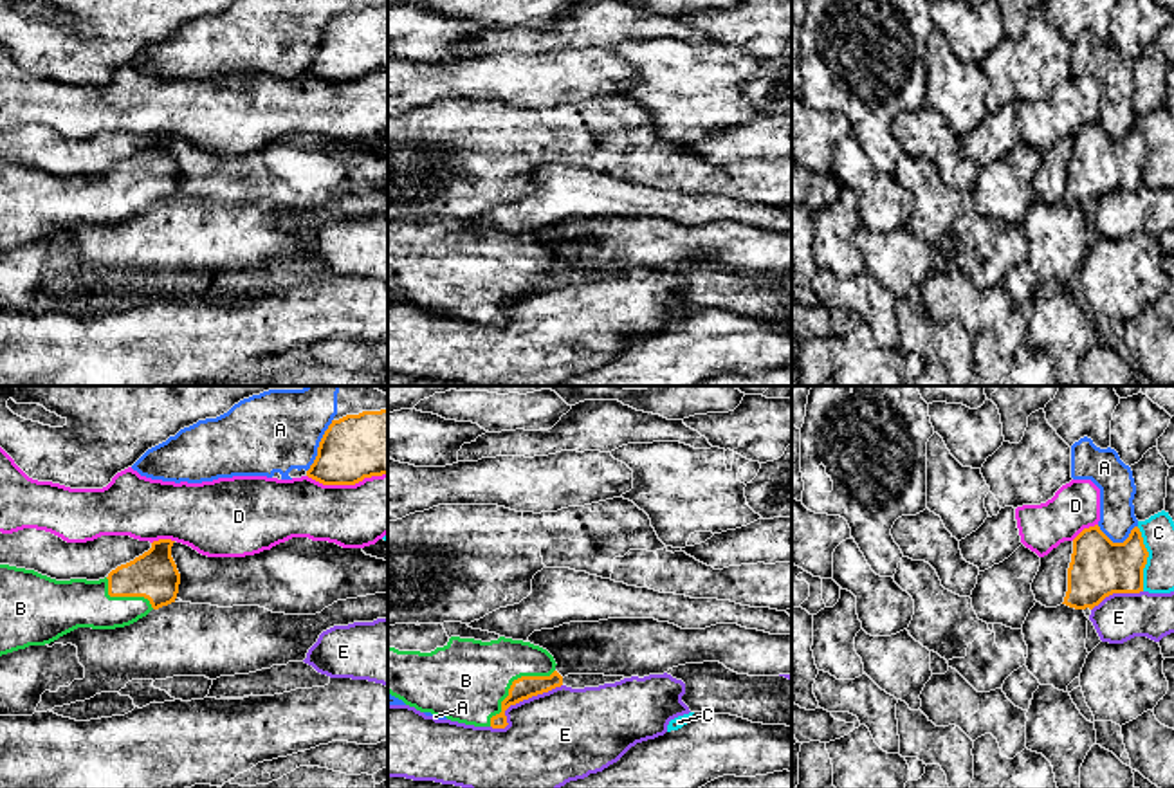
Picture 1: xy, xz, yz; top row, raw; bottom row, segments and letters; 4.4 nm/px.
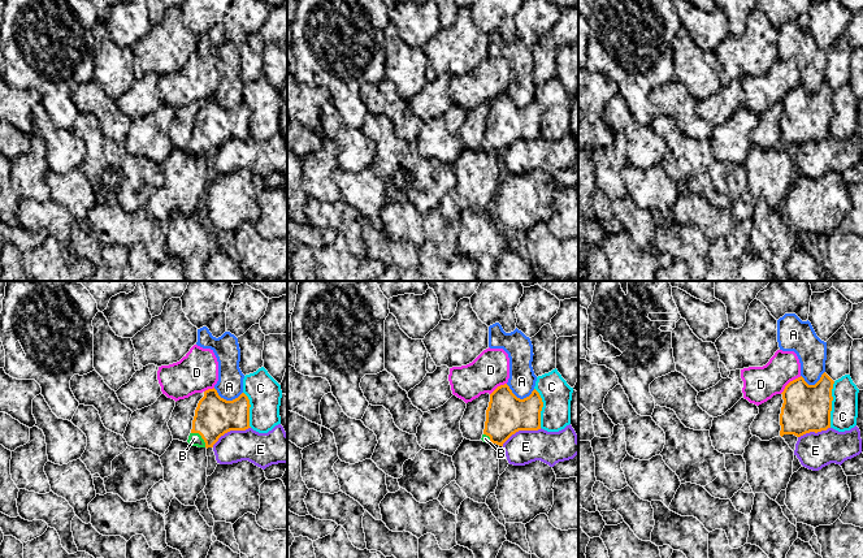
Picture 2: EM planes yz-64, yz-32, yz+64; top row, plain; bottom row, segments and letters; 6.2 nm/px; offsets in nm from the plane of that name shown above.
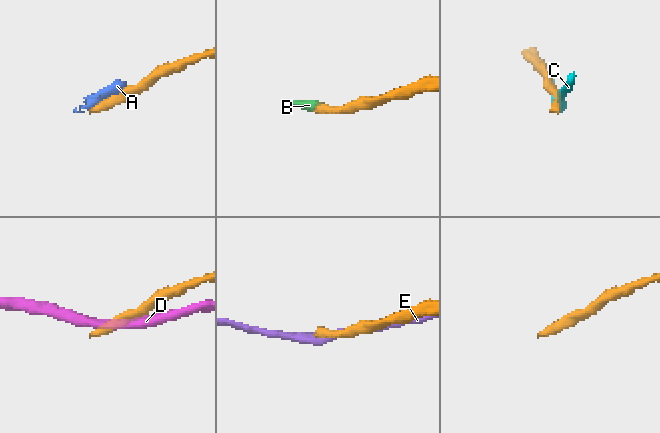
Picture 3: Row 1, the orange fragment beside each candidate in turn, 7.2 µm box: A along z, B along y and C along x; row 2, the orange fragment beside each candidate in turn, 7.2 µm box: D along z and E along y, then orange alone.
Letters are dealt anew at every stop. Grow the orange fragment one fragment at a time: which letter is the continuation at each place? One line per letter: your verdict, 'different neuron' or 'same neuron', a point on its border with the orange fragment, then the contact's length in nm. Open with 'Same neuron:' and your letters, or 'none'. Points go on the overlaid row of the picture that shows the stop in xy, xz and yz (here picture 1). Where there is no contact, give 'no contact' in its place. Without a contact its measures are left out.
Same neuron: B
A: different neuron | xy (320, 446) | 260 nm
B: same neuron | xz (513, 684) | 380 nm
C: different neuron | yz (1146, 559) | 280 nm
D: different neuron | xy (347, 484) | 360 nm
E: different neuron | xz (518, 702) | 380 nm

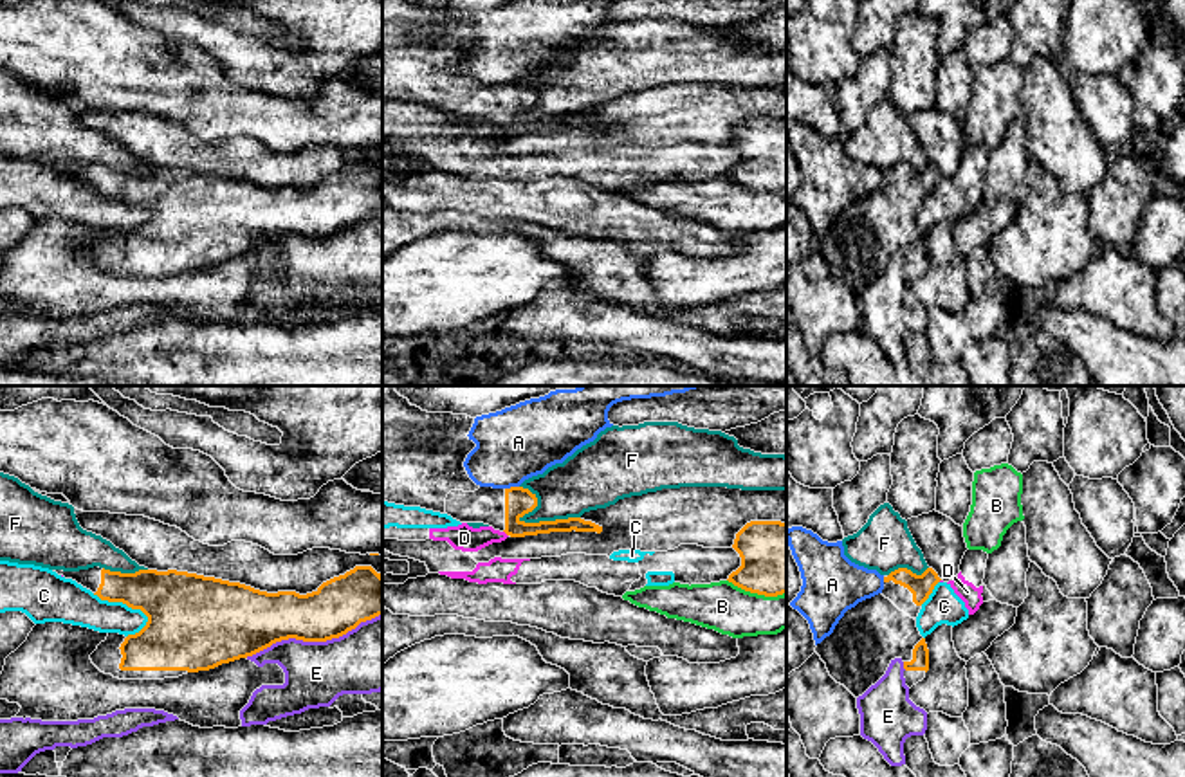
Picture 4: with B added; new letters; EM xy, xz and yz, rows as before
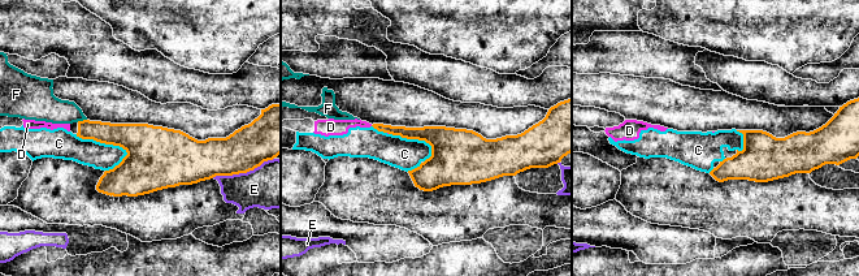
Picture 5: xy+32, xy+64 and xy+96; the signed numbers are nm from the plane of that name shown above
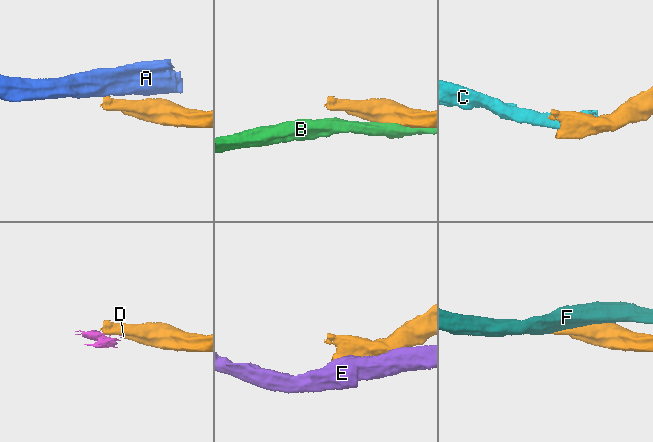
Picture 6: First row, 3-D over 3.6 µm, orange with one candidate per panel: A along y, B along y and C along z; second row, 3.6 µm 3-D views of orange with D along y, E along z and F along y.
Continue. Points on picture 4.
Same neuron: none
A: different neuron | xz (511, 487) | 70 nm
B: different neuron | xz (756, 592) | 280 nm
C: different neuron | xy (123, 603) | 280 nm
D: different neuron | xz (505, 532) | 40 nm
E: different neuron | xy (312, 640) | 650 nm
F: different neuron | xz (532, 523) | 300 nm

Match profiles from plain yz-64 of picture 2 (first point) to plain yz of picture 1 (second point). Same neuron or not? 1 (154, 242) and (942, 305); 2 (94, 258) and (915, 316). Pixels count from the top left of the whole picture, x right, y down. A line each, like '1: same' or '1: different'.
1: same
2: same

